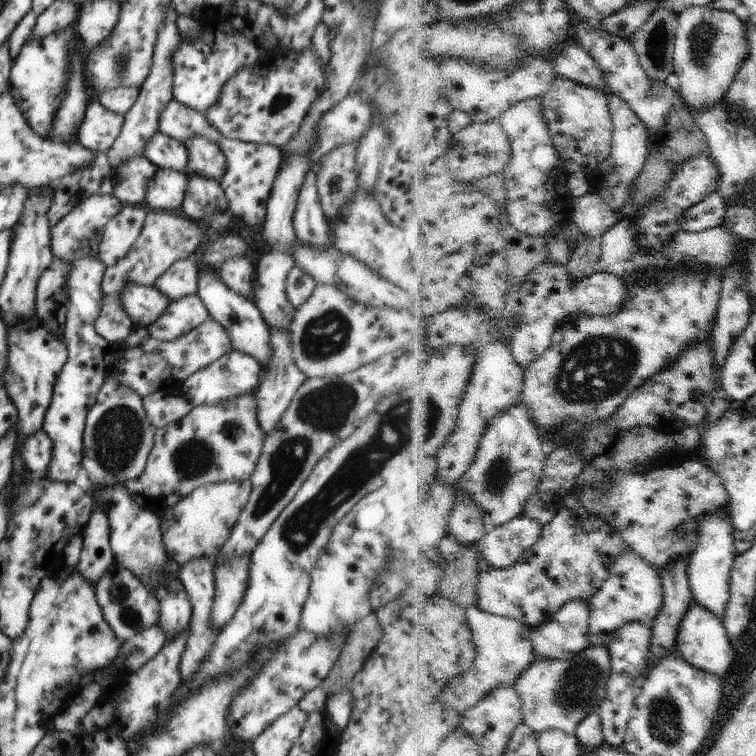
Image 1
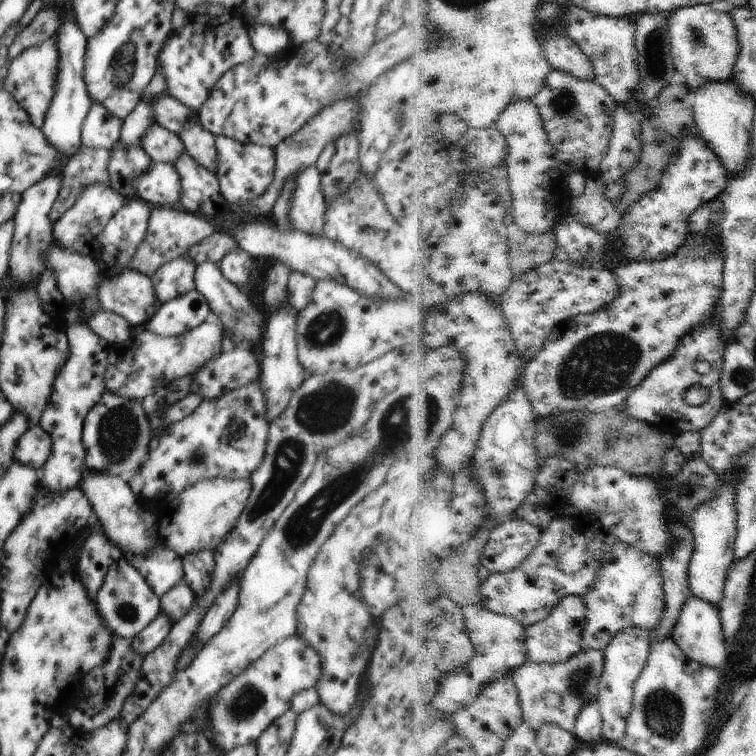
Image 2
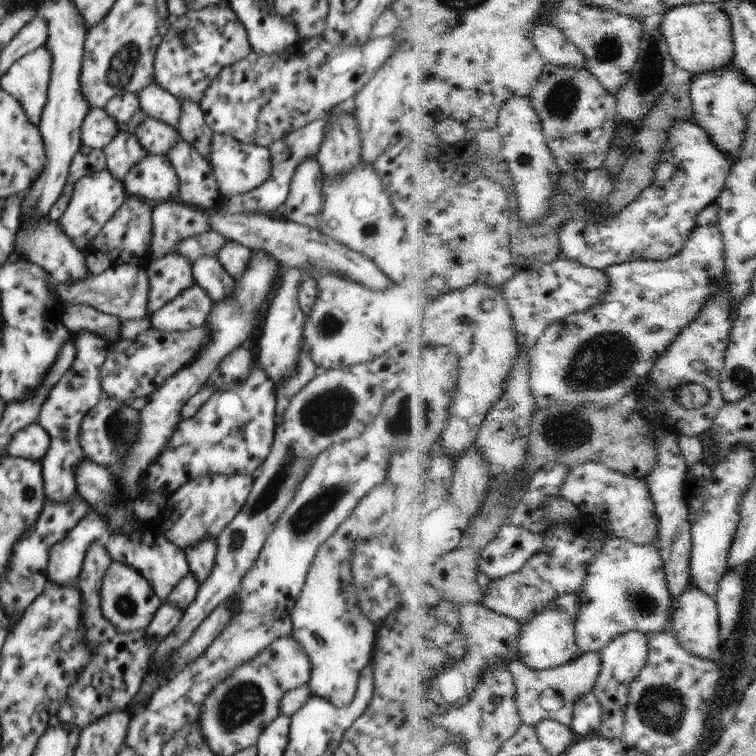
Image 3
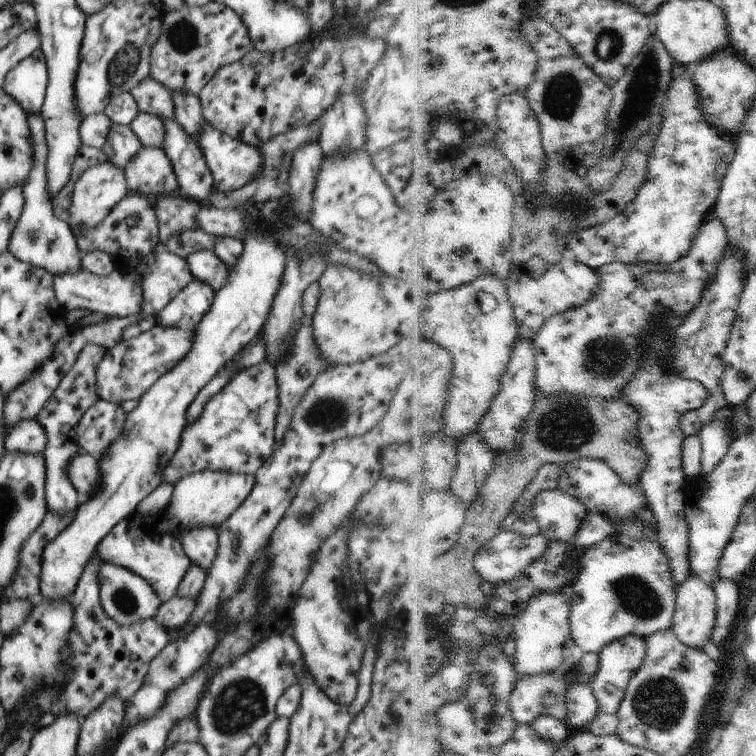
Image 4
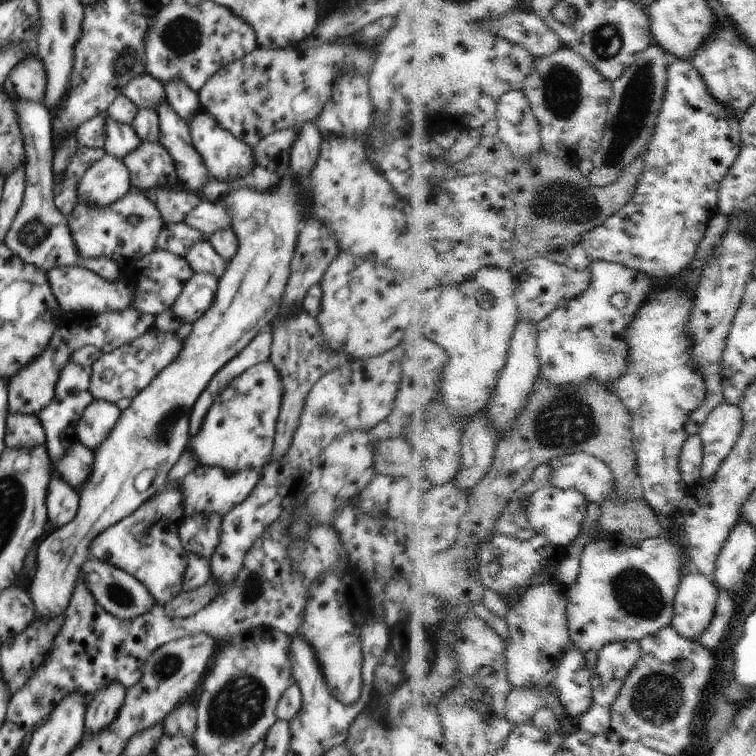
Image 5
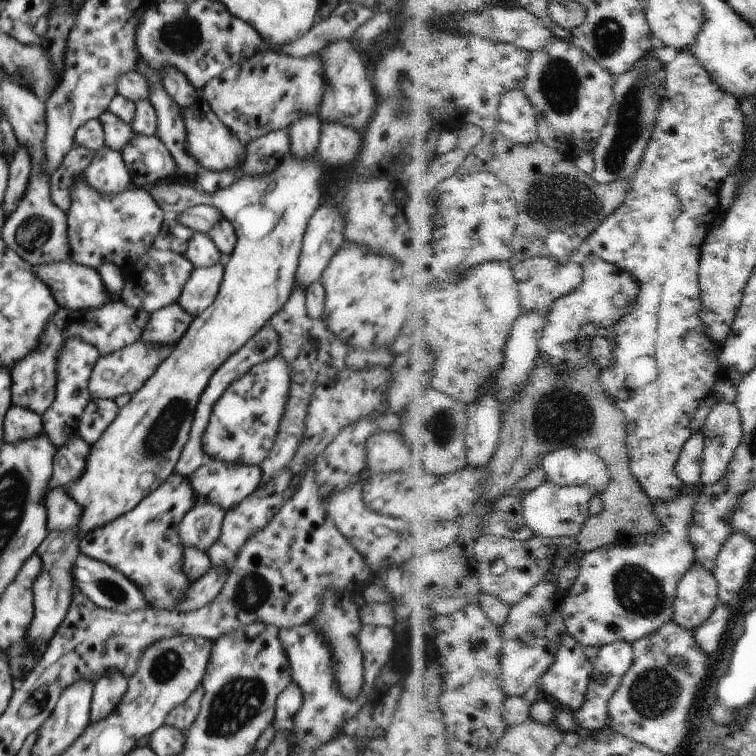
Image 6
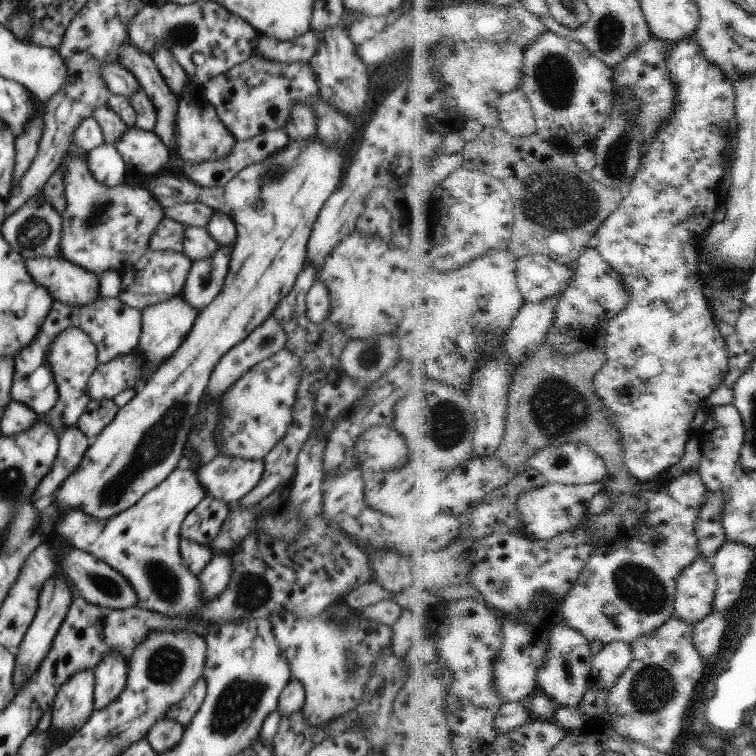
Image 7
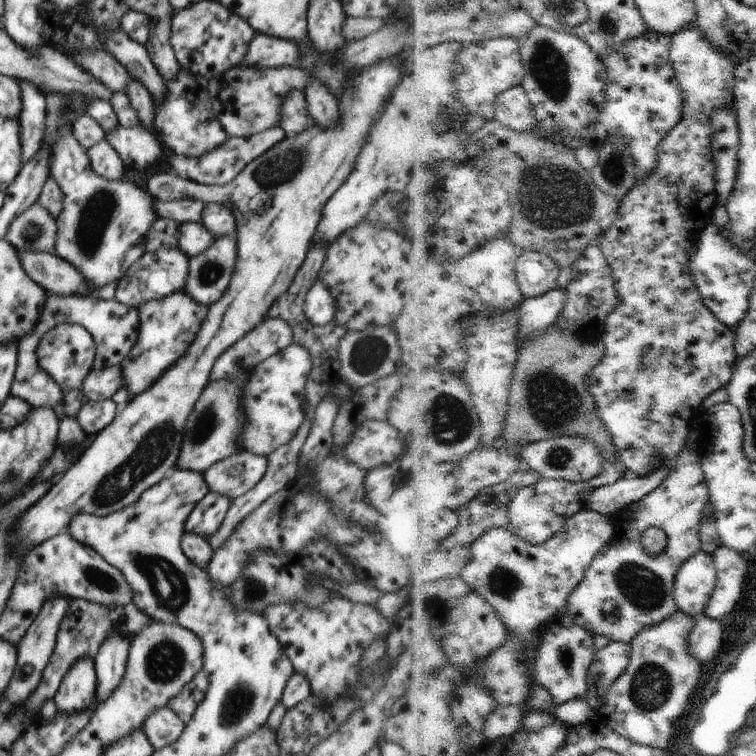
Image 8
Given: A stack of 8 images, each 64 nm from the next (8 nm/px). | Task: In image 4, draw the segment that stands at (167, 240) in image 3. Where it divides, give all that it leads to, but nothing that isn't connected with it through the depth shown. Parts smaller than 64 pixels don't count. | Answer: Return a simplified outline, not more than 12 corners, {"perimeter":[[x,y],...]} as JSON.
{"perimeter":[[177,193],[153,200],[160,244],[197,228],[202,203]]}

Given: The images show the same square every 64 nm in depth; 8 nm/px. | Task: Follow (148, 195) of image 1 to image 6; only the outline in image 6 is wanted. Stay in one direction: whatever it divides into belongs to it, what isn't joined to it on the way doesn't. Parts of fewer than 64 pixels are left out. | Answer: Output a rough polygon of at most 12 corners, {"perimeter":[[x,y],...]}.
{"perimeter":[[135,133],[122,148],[138,187],[176,179],[178,167],[155,136]]}

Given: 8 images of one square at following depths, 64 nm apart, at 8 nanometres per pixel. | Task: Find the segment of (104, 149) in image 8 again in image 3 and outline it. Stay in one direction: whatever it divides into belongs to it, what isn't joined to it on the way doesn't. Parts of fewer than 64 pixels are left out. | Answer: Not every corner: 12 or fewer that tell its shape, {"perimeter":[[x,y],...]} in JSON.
{"perimeter":[[107,168],[76,182],[58,222],[80,251],[127,197]]}

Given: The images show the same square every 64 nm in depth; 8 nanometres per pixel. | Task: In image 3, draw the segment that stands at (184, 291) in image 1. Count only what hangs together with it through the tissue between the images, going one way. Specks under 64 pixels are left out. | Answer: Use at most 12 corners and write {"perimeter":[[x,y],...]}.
{"perimeter":[[178,253],[146,260],[148,316],[195,284]]}

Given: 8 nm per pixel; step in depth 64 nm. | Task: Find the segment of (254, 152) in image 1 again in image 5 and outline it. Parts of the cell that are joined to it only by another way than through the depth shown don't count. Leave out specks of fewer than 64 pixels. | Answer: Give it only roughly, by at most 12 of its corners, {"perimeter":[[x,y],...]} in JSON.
{"perimeter":[[202,107],[189,120],[193,148],[210,176],[236,180],[252,148]]}

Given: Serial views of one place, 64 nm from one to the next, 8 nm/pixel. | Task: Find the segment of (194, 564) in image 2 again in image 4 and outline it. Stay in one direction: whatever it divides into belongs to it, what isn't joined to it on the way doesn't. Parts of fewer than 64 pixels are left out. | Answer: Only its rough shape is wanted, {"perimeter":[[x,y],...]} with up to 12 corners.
{"perimeter":[[190,525],[180,543],[208,571],[218,551],[217,527]]}

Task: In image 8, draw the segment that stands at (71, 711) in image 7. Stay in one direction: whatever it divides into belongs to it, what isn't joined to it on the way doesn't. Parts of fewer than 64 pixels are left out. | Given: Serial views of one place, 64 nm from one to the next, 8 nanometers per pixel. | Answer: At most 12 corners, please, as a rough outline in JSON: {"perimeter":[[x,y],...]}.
{"perimeter":[[80,658],[56,691],[62,712],[88,708],[96,693],[94,660]]}

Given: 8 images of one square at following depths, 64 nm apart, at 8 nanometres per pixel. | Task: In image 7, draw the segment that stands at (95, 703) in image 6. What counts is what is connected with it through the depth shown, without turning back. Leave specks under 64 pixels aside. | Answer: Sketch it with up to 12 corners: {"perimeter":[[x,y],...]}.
{"perimeter":[[110,650],[96,666],[94,710],[126,688],[127,664]]}

